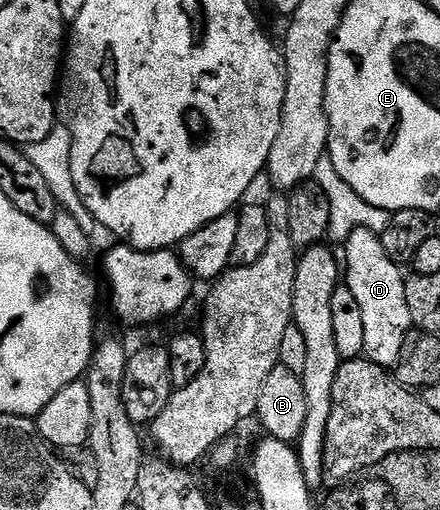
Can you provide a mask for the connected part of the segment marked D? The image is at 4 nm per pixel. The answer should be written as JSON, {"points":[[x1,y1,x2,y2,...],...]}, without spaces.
{"points":[[359,229,343,242,342,269,346,274,346,284,354,291,362,310,362,320,366,326,366,347,364,357,376,365,395,367,402,355,404,341,413,332,414,326,410,315,410,303,406,303,406,277,401,266,386,255,382,247,380,234,369,229]]}

